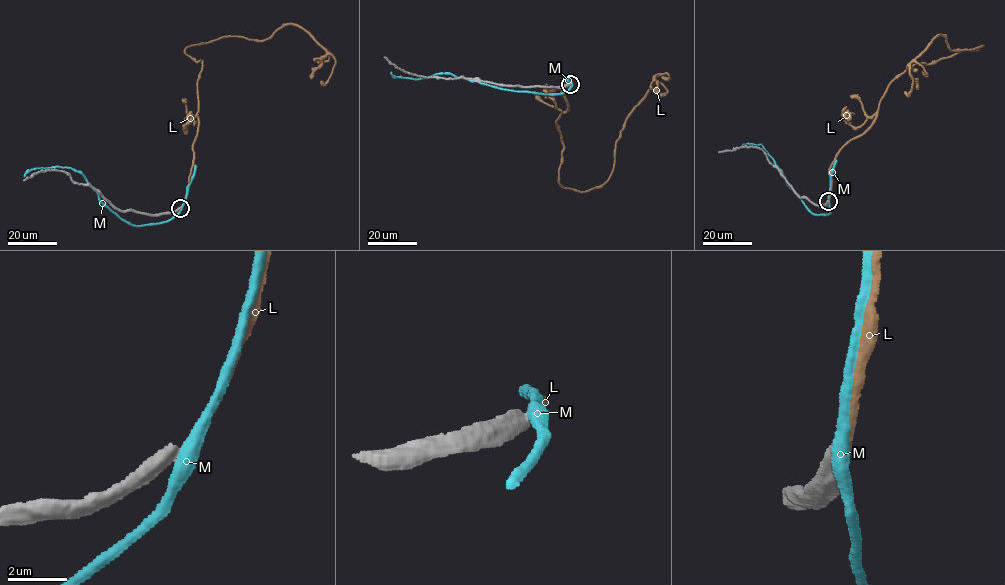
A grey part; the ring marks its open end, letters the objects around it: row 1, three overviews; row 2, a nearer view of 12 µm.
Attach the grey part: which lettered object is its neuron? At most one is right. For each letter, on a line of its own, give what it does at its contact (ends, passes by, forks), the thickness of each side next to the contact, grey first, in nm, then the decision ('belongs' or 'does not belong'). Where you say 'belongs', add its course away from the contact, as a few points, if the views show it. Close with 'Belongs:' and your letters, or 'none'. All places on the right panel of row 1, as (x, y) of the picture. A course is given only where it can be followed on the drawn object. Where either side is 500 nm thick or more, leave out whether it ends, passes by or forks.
L: calibres 550 and 190 nm; does not belong
M: calibres 550 and 480 nm; does not belong
Belongs: none

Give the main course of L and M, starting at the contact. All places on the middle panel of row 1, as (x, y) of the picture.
L: (570, 84), (564, 77), (568, 108), (556, 121), (558, 181), (583, 192), (607, 180), (625, 119), (661, 78)
M: (570, 84), (565, 93), (548, 94), (500, 89), (450, 73), (420, 79), (393, 77), (391, 72)

